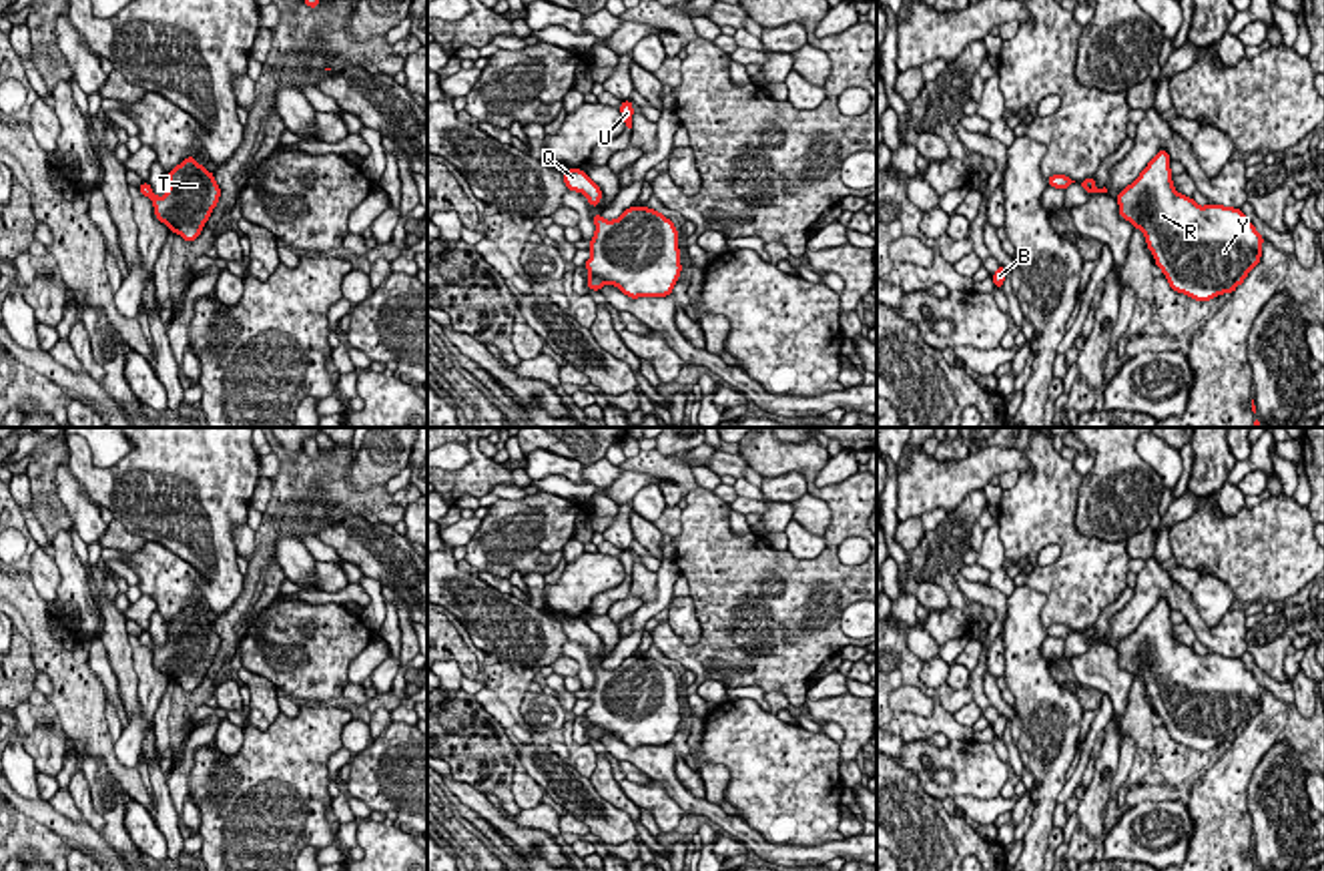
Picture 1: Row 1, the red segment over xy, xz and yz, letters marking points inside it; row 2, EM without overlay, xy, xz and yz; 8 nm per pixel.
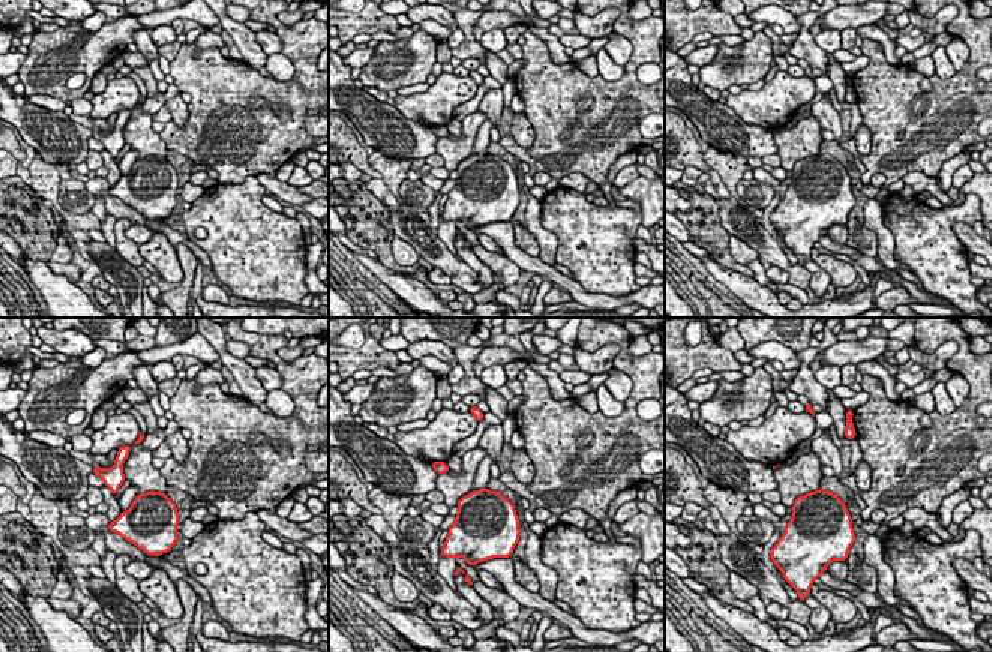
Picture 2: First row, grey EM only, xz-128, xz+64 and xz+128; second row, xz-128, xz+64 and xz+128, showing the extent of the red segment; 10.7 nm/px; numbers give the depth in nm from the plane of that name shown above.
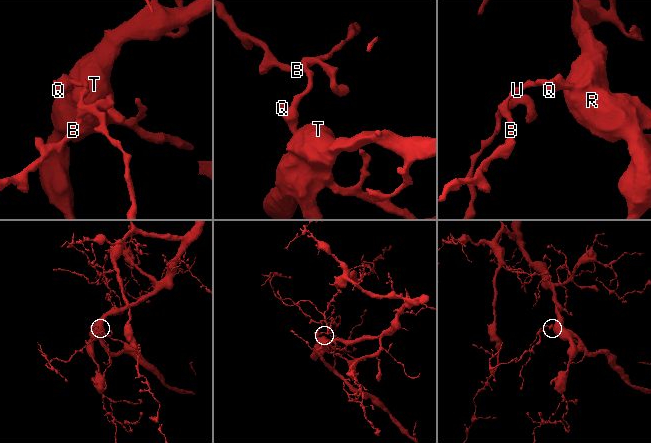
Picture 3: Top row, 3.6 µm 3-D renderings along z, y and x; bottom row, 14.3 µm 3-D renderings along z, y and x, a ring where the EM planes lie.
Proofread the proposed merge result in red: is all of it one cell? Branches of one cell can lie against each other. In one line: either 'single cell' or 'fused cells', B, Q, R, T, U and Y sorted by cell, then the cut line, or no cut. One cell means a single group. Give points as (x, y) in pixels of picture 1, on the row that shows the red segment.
single cell; B Q R T U Y; no cut

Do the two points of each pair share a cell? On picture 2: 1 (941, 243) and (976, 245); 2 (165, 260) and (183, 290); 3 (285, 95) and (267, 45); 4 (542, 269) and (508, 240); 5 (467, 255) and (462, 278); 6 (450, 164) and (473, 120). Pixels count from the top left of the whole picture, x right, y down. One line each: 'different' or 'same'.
1: different
2: different
3: different
4: same
5: different
6: same

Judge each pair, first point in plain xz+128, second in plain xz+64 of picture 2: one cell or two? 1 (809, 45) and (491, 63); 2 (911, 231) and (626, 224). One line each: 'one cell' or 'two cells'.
1: two cells
2: one cell

